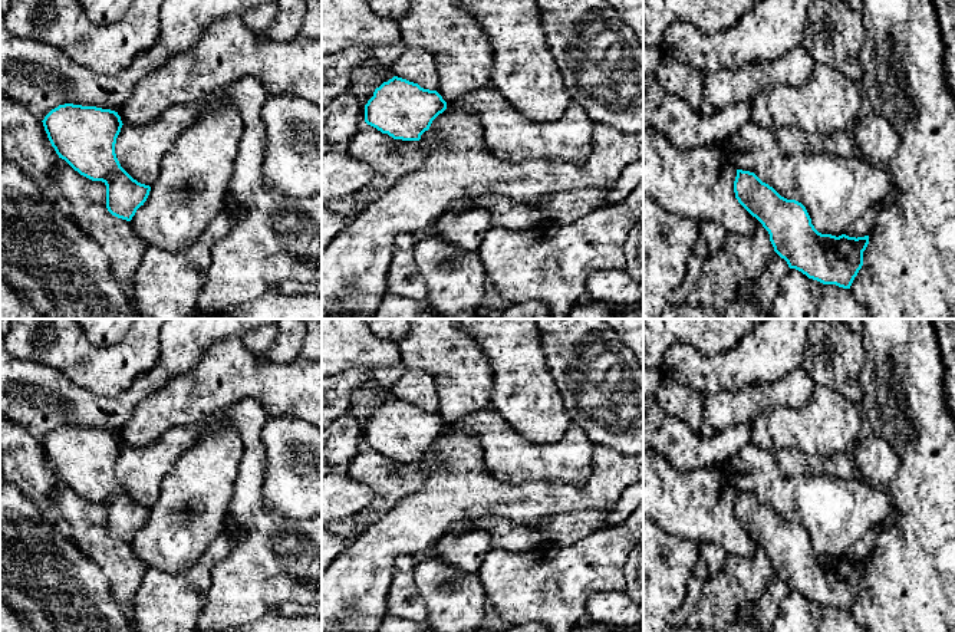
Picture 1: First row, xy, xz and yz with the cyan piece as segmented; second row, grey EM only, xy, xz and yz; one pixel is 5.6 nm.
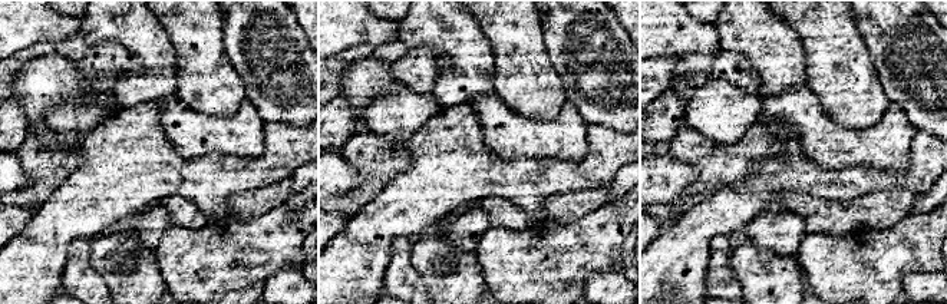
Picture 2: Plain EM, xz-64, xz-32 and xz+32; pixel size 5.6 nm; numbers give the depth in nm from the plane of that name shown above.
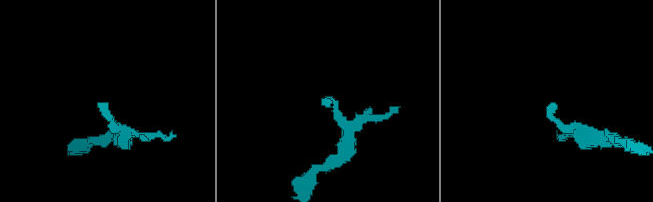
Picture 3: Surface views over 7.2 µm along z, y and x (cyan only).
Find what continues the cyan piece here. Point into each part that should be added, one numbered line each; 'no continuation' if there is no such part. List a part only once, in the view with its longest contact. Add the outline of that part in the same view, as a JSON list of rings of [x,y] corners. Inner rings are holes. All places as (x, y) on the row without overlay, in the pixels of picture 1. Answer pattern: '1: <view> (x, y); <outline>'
no continuation

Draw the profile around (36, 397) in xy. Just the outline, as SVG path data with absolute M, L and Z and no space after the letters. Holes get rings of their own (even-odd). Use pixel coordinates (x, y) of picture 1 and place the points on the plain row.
M165 319L157 363L118 396L95 395L50 366L19 359L6 349L0 332L0 418L19 424L39 442L65 425L116 434L148 395L197 363L214 342L276 320Z

